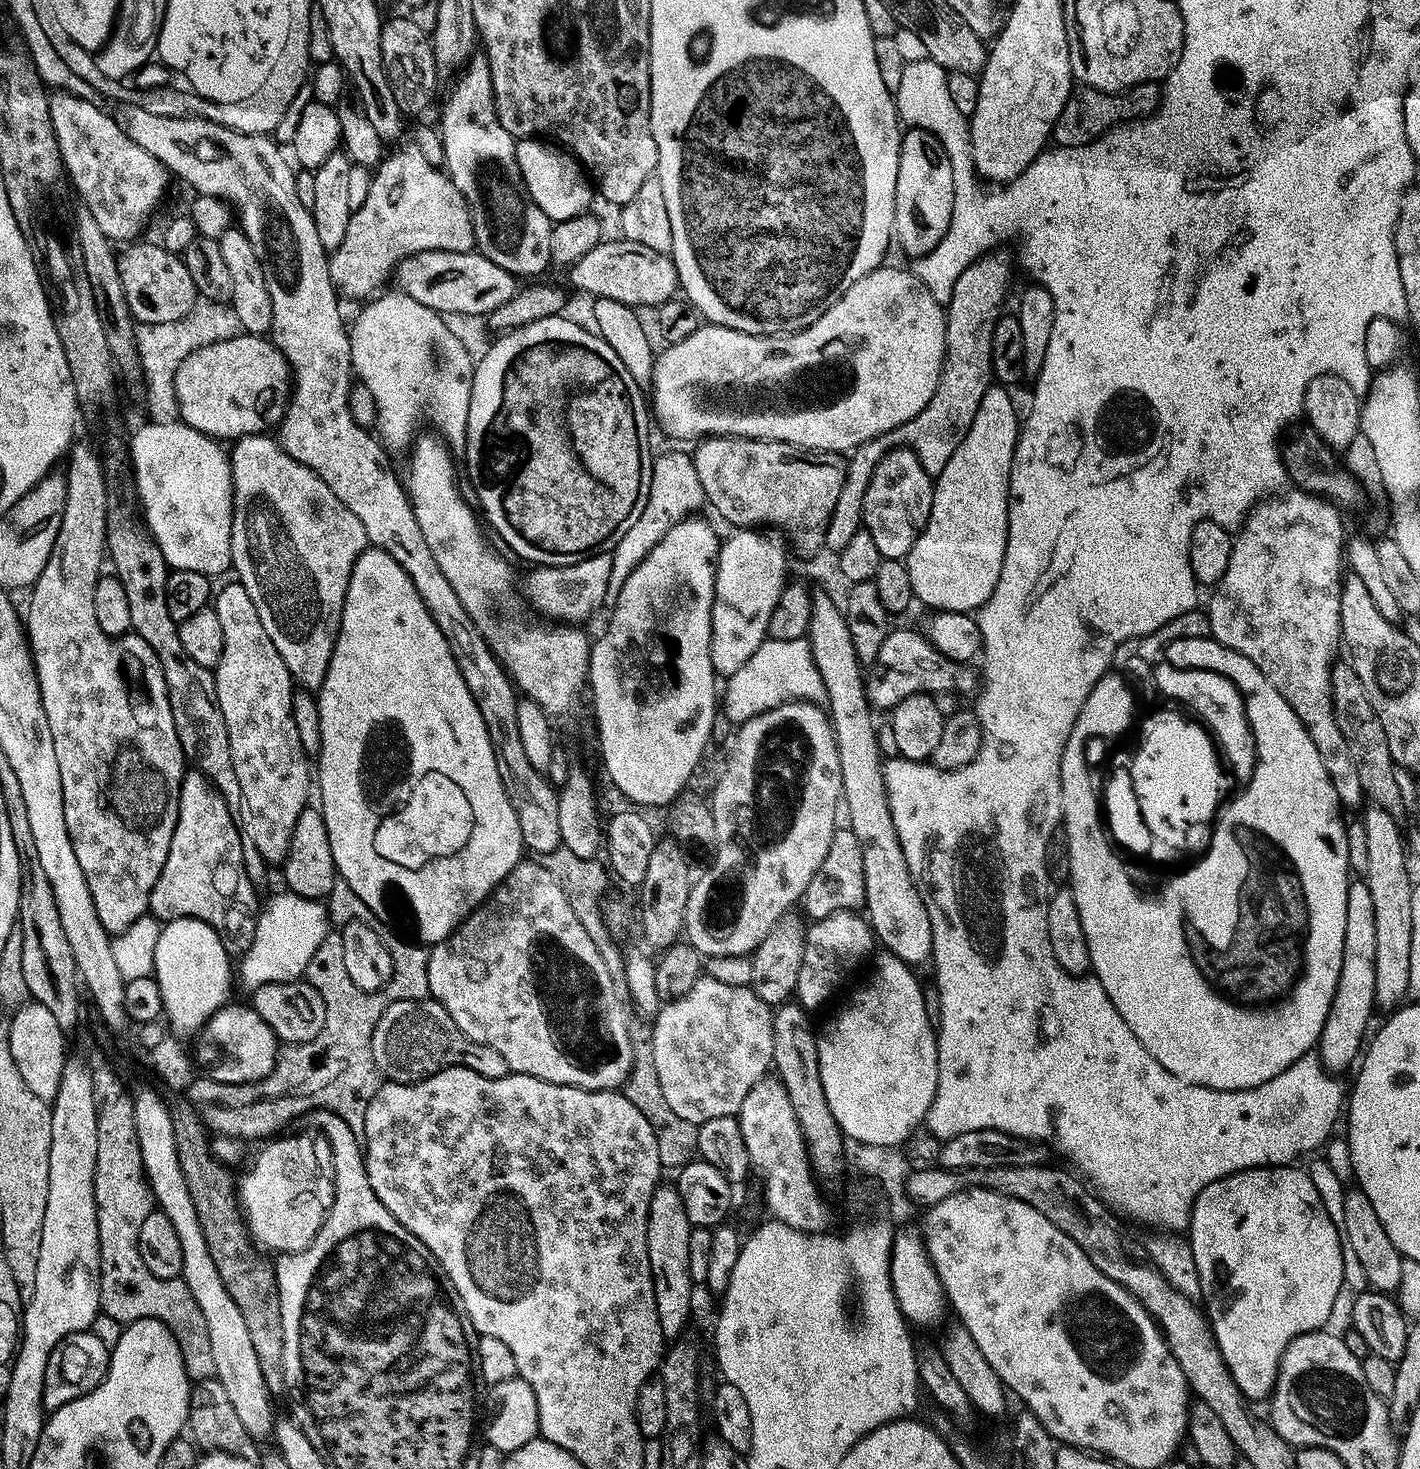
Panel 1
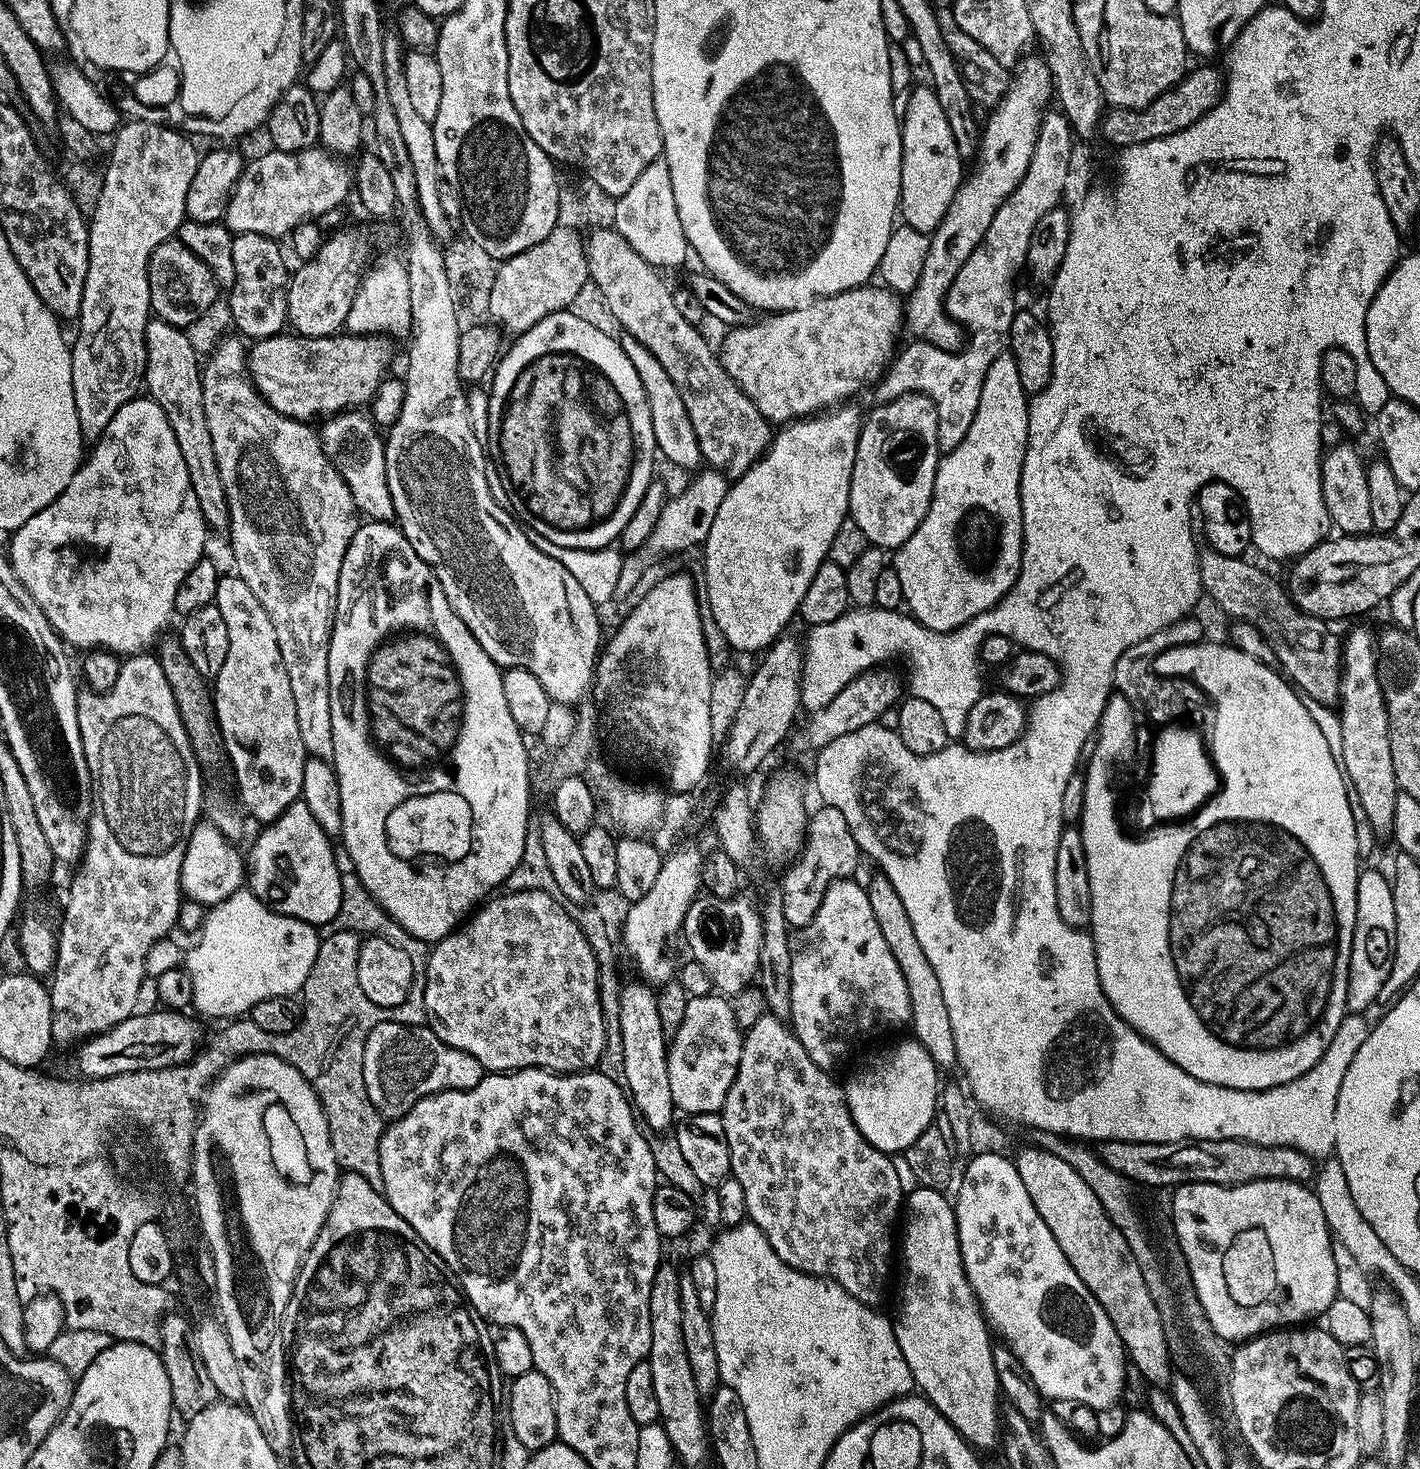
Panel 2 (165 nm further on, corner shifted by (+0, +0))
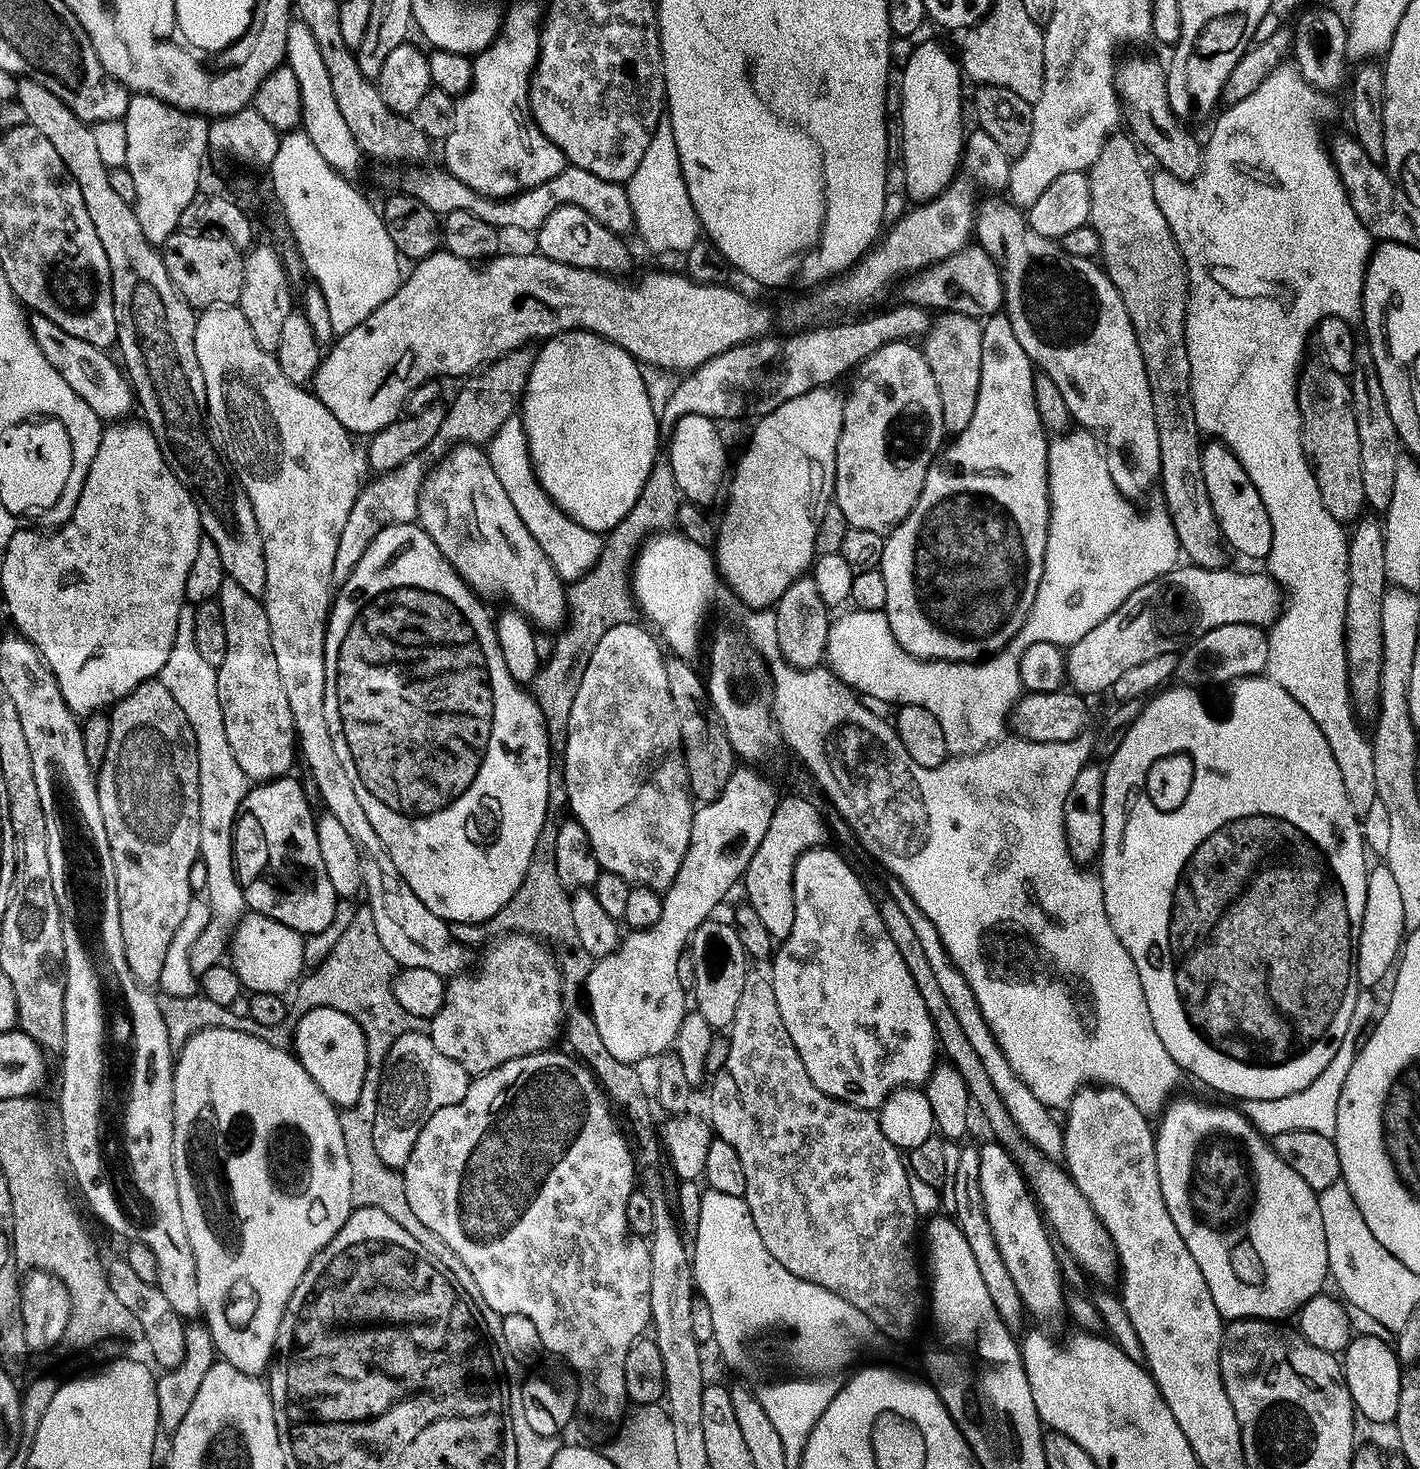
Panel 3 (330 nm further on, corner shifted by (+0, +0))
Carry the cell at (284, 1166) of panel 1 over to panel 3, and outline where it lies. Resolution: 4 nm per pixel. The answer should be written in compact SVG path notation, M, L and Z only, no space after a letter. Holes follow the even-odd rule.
M216 1027L200 1028L199 1031L183 1041L182 1048L184 1049L181 1052L179 1049L178 1055L175 1057L172 1074L172 1102L176 1123L172 1130L172 1157L174 1158L174 1178L178 1186L182 1218L187 1221L191 1219L190 1201L192 1201L198 1214L197 1225L202 1226L204 1232L210 1237L208 1240L200 1240L200 1244L204 1244L204 1248L200 1248L200 1252L204 1252L204 1256L200 1256L200 1270L196 1273L202 1320L209 1334L212 1335L212 1341L216 1343L217 1353L238 1370L259 1377L267 1369L272 1359L278 1326L284 1317L284 1309L288 1307L288 1300L294 1294L302 1274L308 1268L308 1263L336 1237L338 1230L347 1222L348 1216L354 1210L352 1171L346 1150L344 1124L342 1119L340 1120L339 1114L341 1115L341 1113L338 1111L337 1105L333 1104L330 1098L326 1098L326 1094L322 1094L322 1090L316 1085L314 1078L310 1078L310 1074L306 1074L306 1070L291 1051L275 1048L260 1041L258 1037L240 1033L238 1030ZM233 1239L240 1241L240 1248L230 1248L229 1244Z

